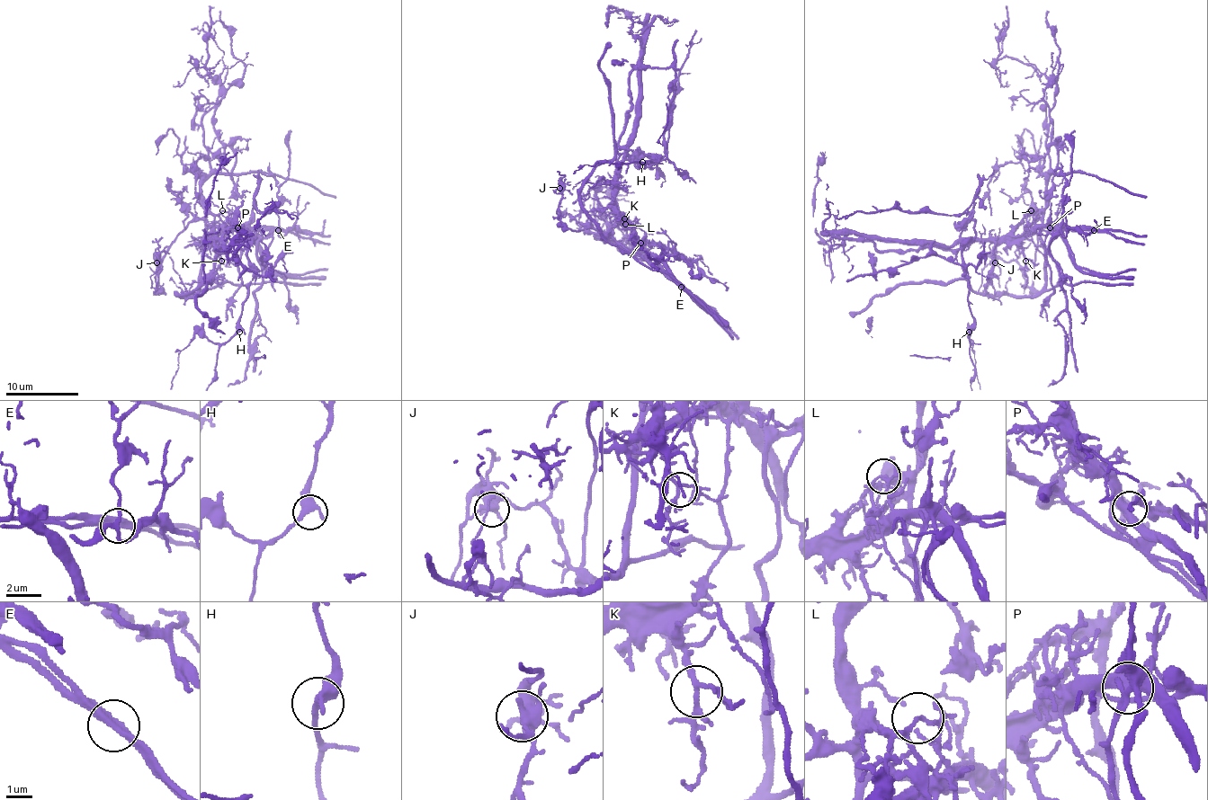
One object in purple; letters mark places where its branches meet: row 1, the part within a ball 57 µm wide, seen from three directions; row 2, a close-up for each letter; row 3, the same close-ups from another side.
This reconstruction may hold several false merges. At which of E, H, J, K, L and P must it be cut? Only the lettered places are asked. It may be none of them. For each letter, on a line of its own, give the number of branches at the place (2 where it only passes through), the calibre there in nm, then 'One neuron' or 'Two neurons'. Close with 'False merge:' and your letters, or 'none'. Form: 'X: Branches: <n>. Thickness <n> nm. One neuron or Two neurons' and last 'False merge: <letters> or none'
E: Branches: 2. Thickness 400 nm. Two neurons
H: Branches: 2. Thickness 420 nm. One neuron
J: Branches: 5. Thickness 360 nm. One neuron
K: Branches: 4. Thickness 180 nm. One neuron
L: Branches: 4. Thickness 110 nm. Two neurons
P: Branches: 5. Thickness 440 nm. Two neurons
False merge: E, L, P

